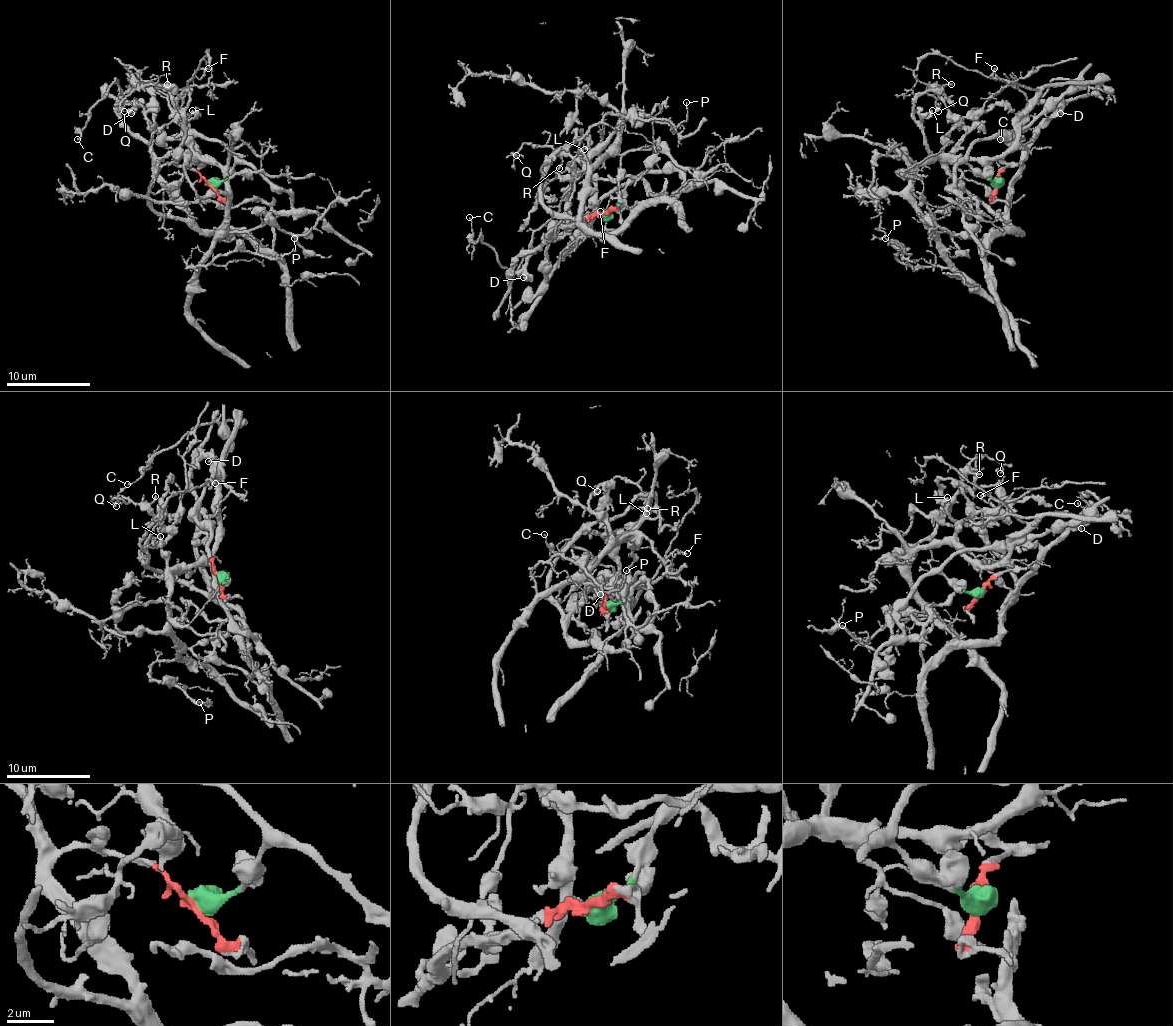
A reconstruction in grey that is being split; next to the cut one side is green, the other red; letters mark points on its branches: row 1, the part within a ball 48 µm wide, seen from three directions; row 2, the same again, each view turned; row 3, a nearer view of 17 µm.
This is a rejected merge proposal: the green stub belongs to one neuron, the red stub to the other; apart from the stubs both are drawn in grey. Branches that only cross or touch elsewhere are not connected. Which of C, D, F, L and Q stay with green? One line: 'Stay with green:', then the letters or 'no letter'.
Stay with green: C, F, Q

